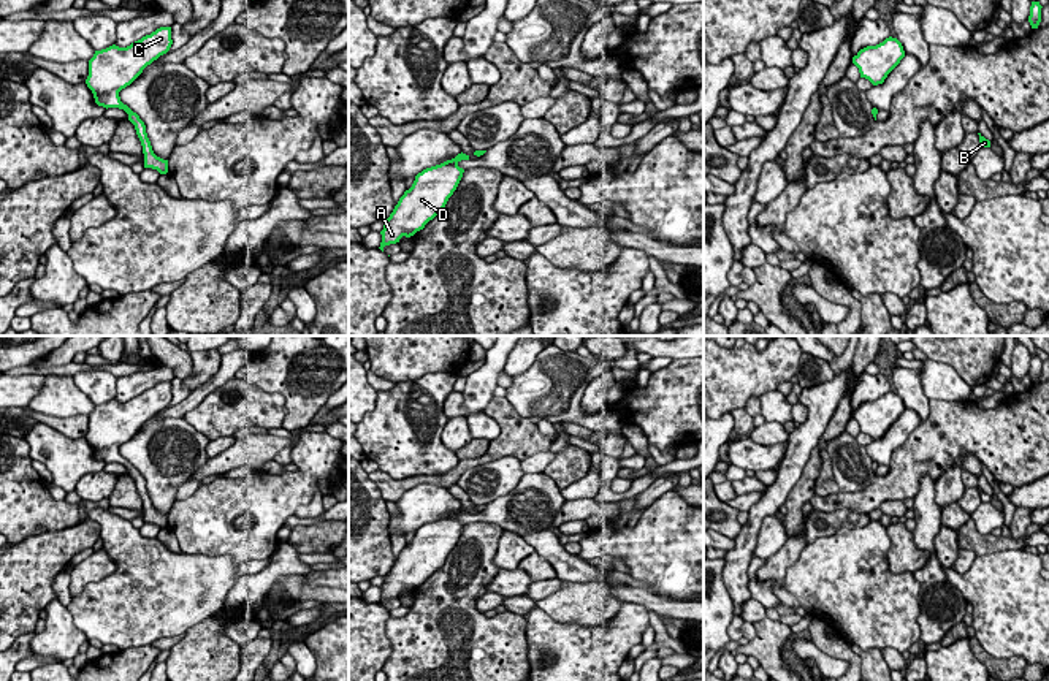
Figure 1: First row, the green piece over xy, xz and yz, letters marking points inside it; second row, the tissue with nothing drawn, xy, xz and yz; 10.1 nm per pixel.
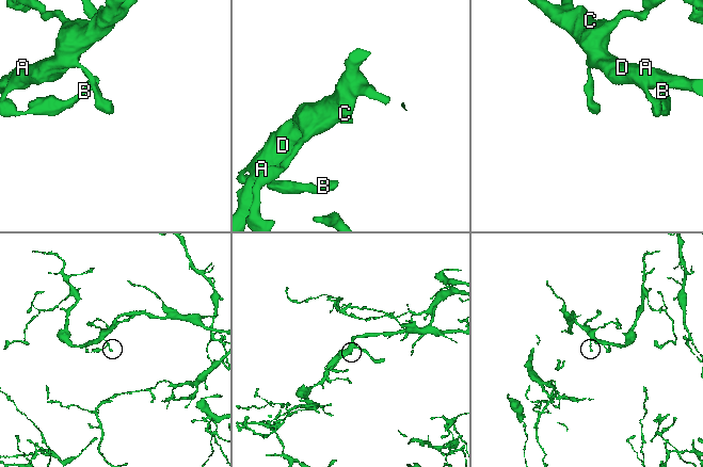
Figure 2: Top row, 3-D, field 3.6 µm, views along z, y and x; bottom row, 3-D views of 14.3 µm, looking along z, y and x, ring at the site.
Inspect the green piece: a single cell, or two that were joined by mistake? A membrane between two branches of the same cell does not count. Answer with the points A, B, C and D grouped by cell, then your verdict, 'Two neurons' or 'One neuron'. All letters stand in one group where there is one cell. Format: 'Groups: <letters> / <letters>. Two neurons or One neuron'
Groups: A C D / B. Two neurons

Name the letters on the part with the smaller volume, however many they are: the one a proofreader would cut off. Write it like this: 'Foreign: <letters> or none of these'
Foreign: B

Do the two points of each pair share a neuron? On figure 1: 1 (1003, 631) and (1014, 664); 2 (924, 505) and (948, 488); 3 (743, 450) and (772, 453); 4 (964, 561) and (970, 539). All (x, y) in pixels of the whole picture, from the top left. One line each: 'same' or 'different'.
1: different
2: different
3: same
4: different

